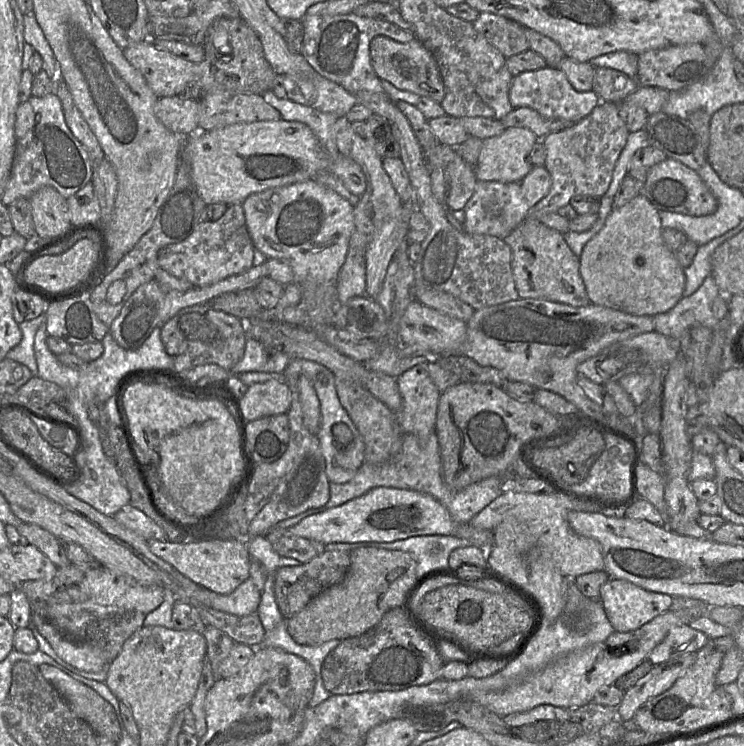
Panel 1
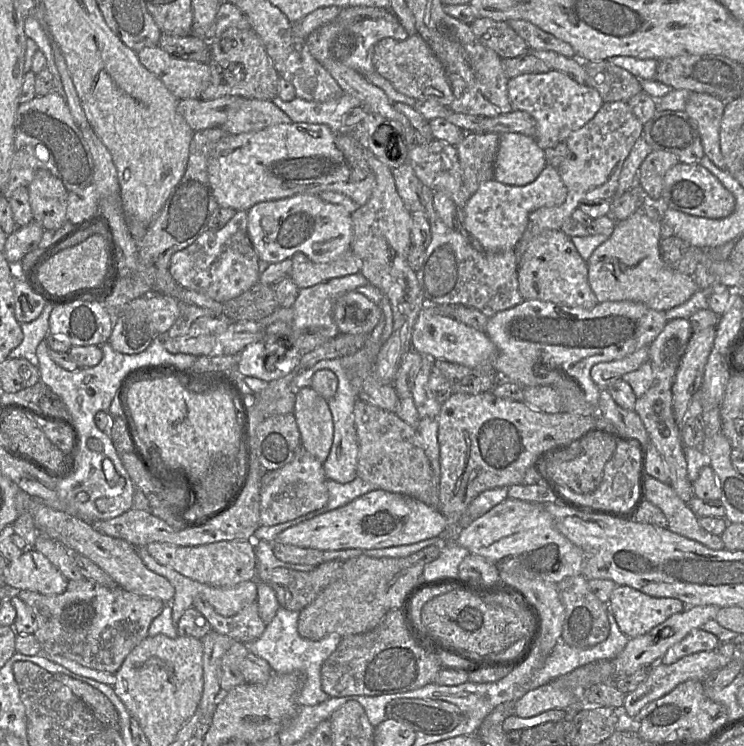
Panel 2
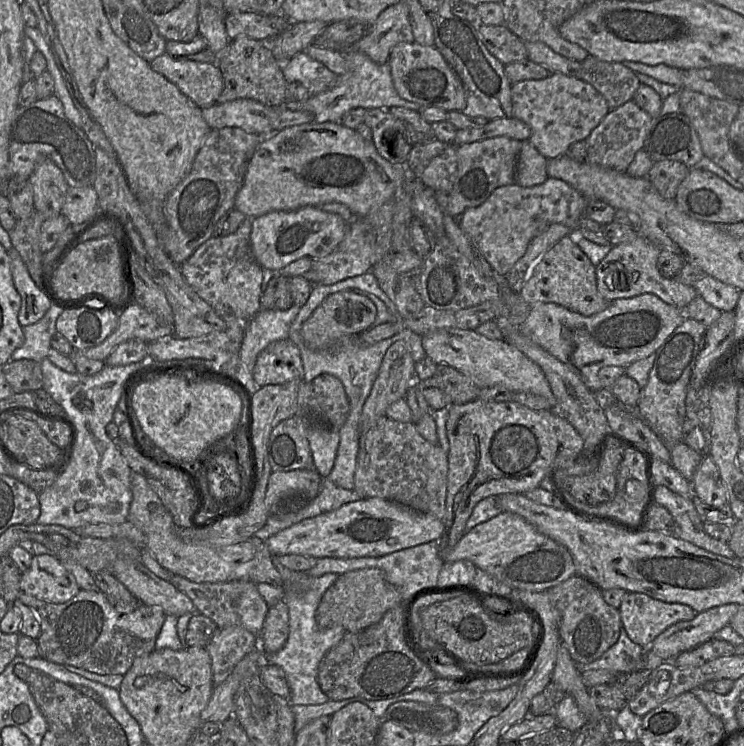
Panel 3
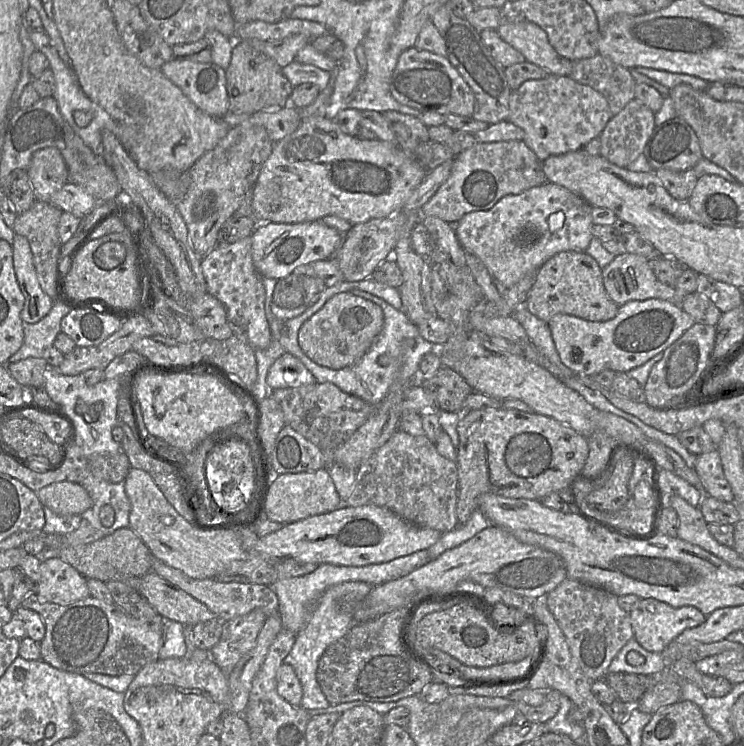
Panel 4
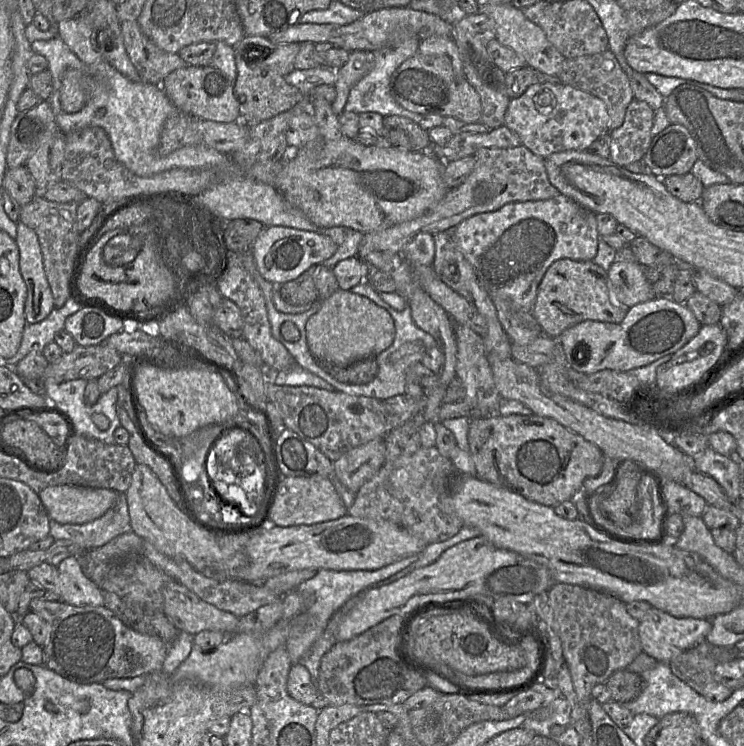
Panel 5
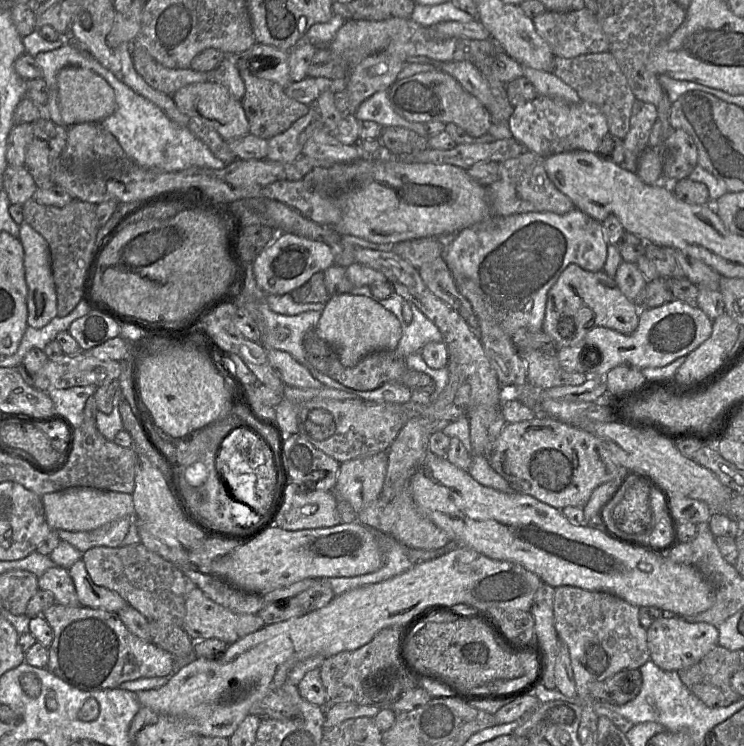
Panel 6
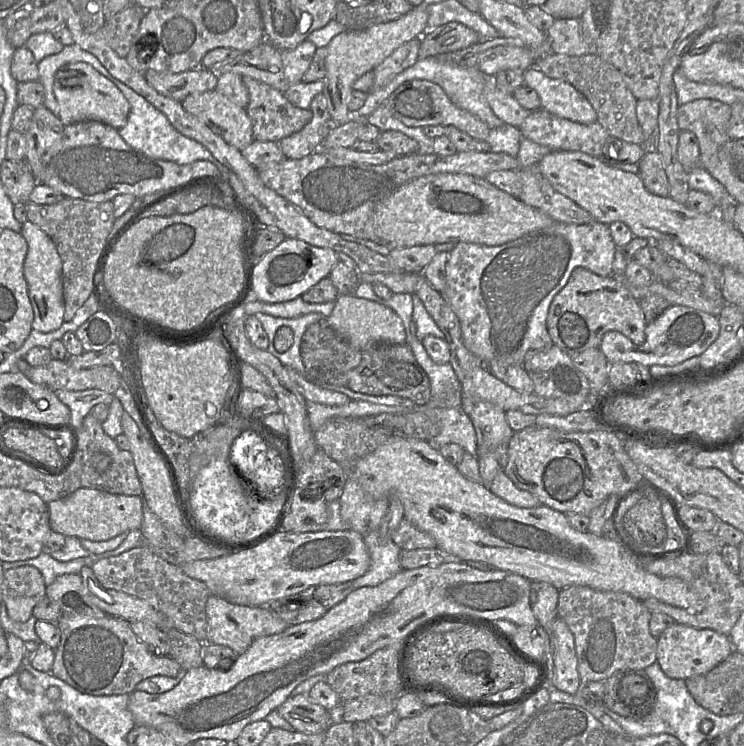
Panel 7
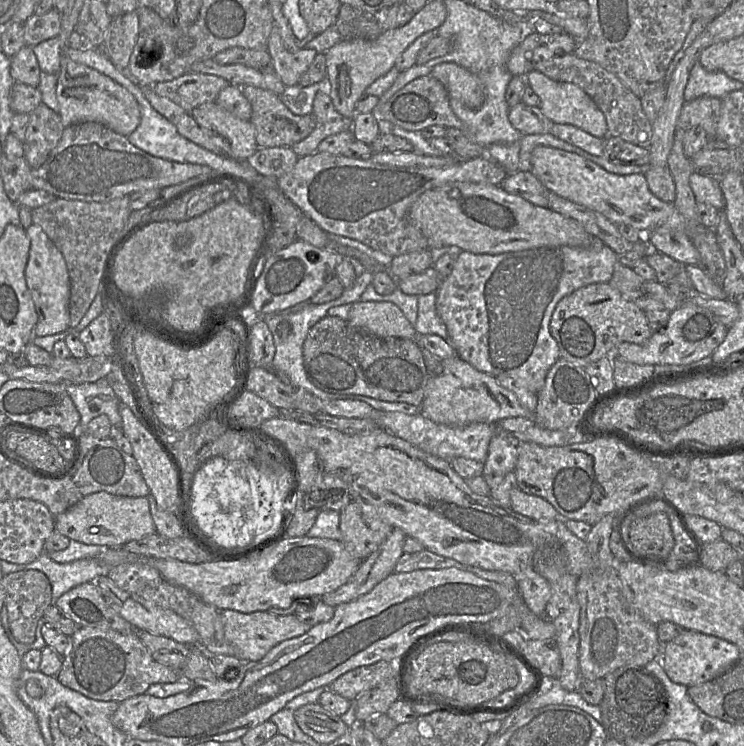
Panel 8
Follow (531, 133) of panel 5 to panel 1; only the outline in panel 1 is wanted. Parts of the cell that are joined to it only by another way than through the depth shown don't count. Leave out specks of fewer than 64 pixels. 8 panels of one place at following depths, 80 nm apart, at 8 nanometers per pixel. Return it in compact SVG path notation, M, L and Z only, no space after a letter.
M553 67L522 72L517 76L513 76L510 84L509 100L513 108L529 107L544 118L568 121L573 124L590 115L602 101L593 90L576 90L566 74Z

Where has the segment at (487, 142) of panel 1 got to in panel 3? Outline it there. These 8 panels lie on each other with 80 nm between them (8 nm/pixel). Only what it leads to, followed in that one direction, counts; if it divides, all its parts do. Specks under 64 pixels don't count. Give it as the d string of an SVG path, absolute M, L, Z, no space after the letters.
M528 140L521 142L517 157L515 183L522 187L542 184L548 178L545 158Z

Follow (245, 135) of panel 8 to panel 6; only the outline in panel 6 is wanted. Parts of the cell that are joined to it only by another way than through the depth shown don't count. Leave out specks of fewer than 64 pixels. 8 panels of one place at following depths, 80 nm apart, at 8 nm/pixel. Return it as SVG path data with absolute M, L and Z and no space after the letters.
M213 79L184 86L175 92L172 98L182 113L215 130L225 140L233 140L250 133L249 122L241 102L225 86Z

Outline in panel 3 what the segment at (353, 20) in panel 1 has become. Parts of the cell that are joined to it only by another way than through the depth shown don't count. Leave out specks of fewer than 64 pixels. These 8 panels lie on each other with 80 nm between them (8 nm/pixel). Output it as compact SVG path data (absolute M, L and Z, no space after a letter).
M399 1L385 9L377 18L375 23L367 28L365 34L349 48L341 48L343 52L357 51L367 55L377 64L387 62L391 49L399 43L412 43L414 36L409 19L409 6L405 1Z

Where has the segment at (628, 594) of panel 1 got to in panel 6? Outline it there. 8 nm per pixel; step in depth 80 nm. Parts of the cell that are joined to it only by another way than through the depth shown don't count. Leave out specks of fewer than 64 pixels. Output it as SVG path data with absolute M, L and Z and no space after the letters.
M665 615L646 629L650 659L662 670L678 671L698 663L718 645L719 631L712 624L689 623L675 615Z

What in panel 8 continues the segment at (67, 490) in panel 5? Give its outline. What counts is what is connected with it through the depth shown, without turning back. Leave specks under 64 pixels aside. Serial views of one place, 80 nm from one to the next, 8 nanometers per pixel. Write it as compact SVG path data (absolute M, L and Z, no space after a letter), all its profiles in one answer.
M105 491L87 495L55 516L55 530L70 540L108 547L121 547L156 533L147 497L118 496Z

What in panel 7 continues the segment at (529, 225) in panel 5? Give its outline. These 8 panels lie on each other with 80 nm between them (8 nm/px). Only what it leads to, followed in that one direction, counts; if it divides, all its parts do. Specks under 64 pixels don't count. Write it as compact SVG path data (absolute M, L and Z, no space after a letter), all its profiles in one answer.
M555 221L546 228L498 246L458 242L449 252L446 284L441 295L457 315L463 343L472 354L485 365L497 362L523 366L529 351L554 345L546 325L549 307L573 270L584 268L599 276L611 276L615 251L608 225L600 222L568 224Z

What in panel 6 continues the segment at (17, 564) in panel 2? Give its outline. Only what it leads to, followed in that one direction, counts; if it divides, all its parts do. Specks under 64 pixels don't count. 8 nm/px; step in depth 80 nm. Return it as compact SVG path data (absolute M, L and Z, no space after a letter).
M81 559L67 570L73 580L80 606L117 613L128 605L117 592L96 585Z

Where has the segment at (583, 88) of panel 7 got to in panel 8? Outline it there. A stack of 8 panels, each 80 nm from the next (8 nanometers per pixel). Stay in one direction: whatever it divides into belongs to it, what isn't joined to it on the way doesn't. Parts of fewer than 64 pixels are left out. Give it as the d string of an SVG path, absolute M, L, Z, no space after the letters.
M574 54L539 62L533 70L554 81L572 83L580 87L605 115L608 137L620 138L643 148L650 147L653 123L643 112L640 98L628 90L613 73L595 62L581 59Z

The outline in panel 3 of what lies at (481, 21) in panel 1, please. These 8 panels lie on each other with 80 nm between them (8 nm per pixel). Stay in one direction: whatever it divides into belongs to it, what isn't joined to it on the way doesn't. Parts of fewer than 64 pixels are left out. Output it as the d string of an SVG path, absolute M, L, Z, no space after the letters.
M480 24L478 31L488 51L504 65L528 59L525 42L504 24Z

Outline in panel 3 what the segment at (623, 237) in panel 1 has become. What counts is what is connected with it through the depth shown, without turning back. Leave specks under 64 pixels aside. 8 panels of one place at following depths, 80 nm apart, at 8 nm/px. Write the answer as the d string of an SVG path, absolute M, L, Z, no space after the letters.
M641 234L633 241L612 246L606 257L596 267L597 289L600 295L608 302L621 298L632 298L642 294L654 294L665 303L678 309L685 309L698 295L694 286L685 285L677 278L663 277L658 268L657 260L660 249Z

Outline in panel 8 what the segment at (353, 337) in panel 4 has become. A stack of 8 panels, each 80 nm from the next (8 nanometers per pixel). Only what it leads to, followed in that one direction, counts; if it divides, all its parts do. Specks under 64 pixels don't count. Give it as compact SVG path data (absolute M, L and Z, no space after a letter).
M356 301L350 306L347 321L378 337L415 340L418 335L401 309L391 302Z

